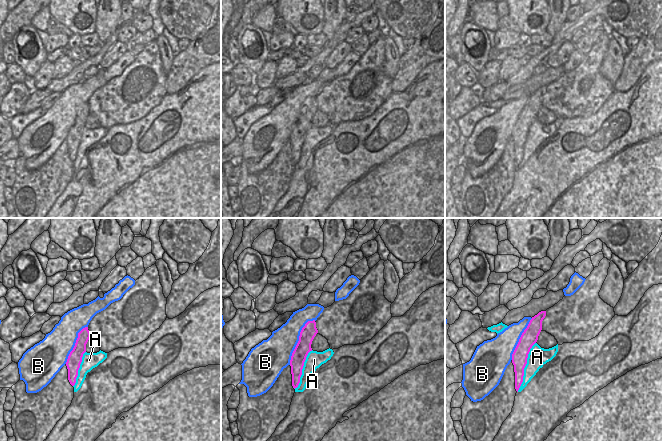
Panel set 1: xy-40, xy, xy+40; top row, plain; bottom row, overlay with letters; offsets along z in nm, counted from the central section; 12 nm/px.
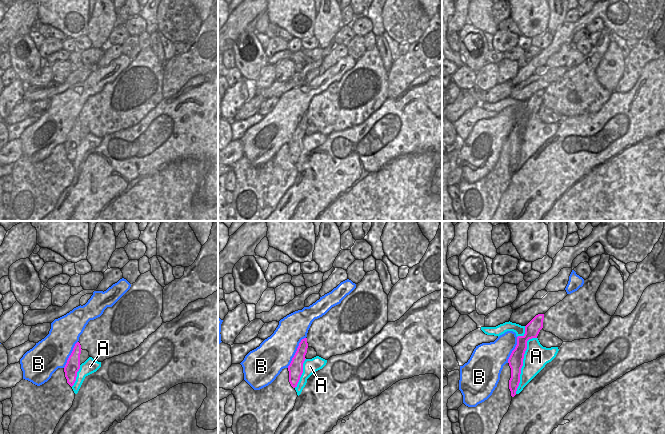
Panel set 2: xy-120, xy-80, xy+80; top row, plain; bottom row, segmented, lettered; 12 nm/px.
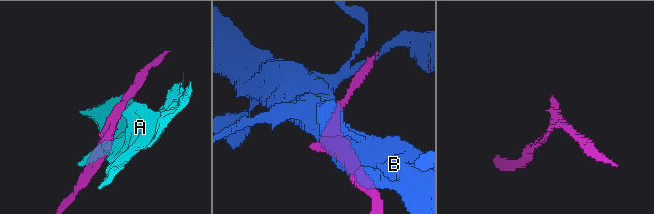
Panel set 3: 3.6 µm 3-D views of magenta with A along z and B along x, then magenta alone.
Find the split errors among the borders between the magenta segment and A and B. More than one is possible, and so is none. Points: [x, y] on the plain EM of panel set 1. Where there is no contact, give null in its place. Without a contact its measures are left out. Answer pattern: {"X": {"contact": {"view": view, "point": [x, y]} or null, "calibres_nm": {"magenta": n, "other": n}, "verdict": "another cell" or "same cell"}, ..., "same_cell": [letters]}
{"A": {"contact": {"view": "xy+40", "point": [524, 143]}, "calibres_nm": {"magenta": 190, "other": 240}, "verdict": "another cell"}, "B": {"contact": {"view": "xy", "point": [299, 116]}, "calibres_nm": {"magenta": 180, "other": 340}, "verdict": "another cell"}, "same_cell": []}

